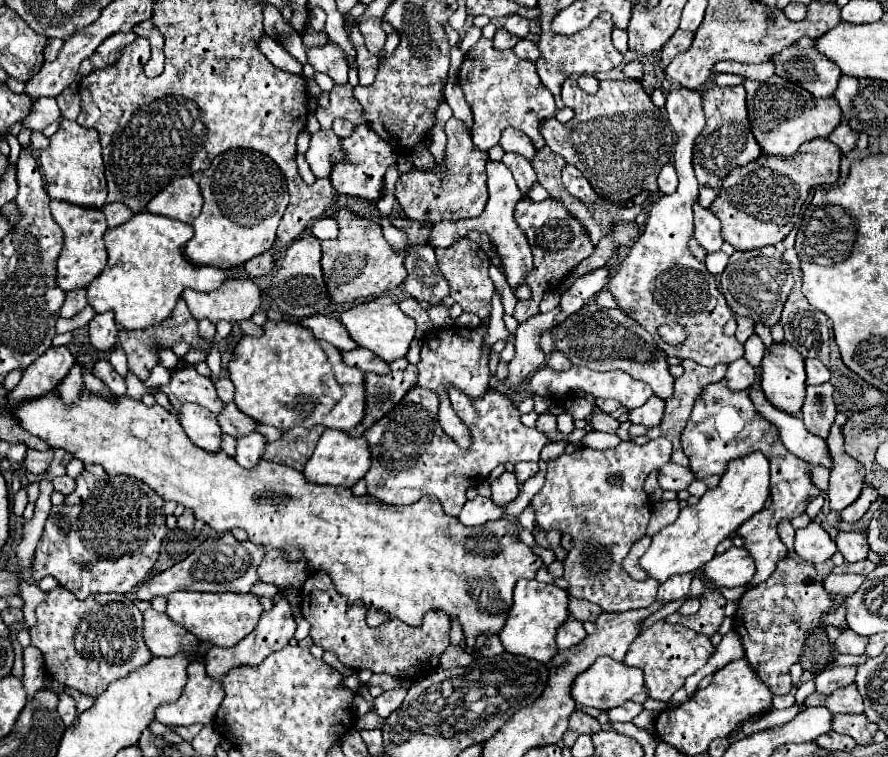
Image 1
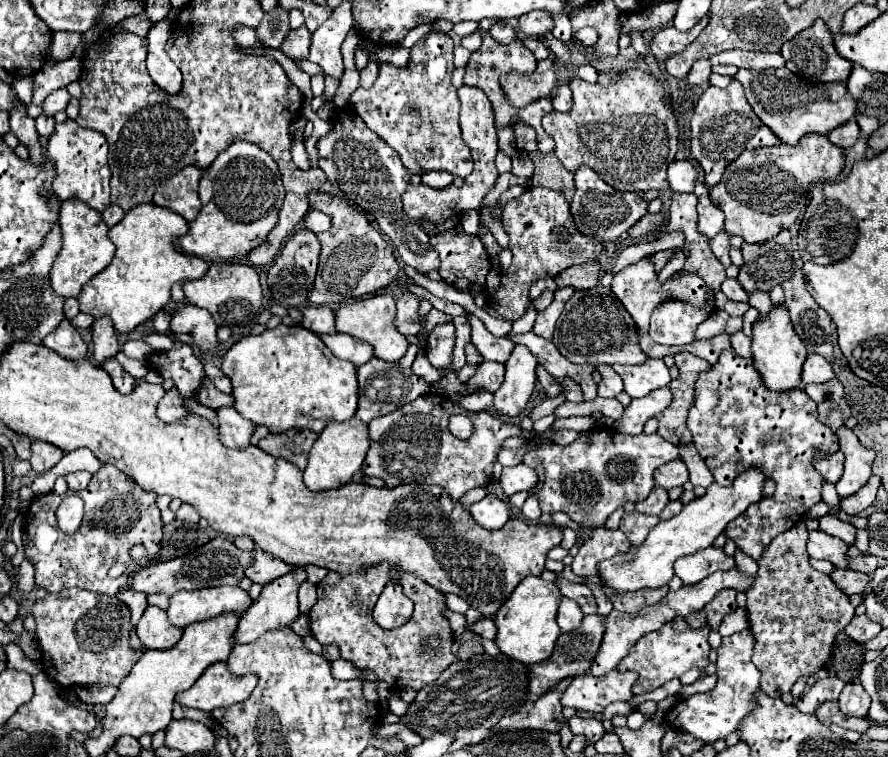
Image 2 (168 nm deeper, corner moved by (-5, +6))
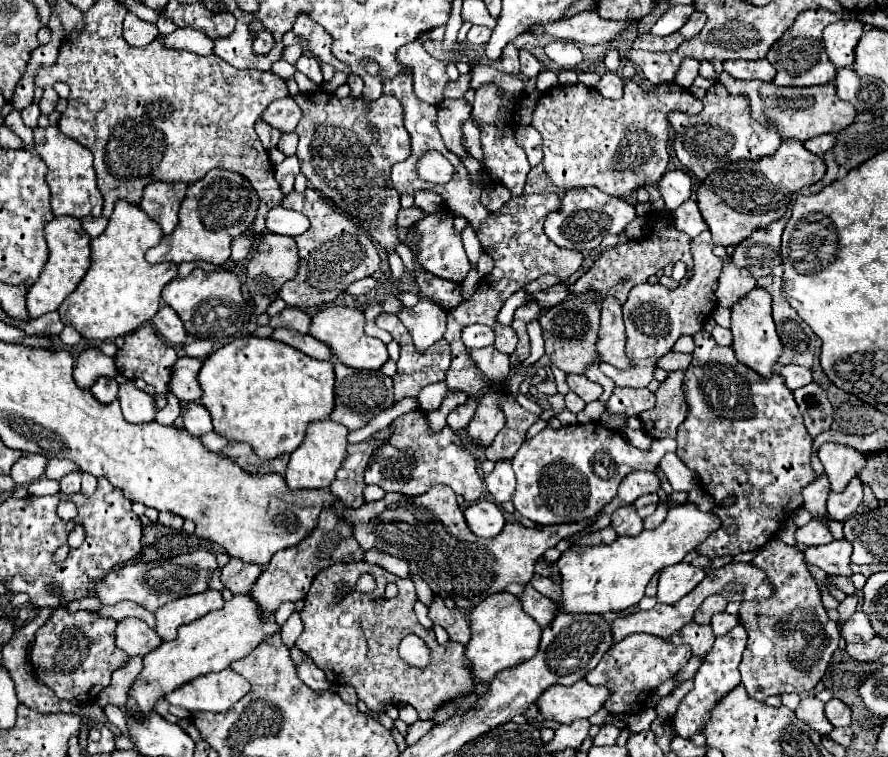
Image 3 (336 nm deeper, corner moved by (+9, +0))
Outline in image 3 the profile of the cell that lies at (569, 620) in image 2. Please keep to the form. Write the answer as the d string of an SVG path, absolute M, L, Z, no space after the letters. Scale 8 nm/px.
M528 584L526 590L520 594L520 600L522 600L522 608L524 608L542 628L546 628L546 626L556 618L556 614L558 614L558 606L556 606L550 598L542 596L540 592L536 592L530 584Z

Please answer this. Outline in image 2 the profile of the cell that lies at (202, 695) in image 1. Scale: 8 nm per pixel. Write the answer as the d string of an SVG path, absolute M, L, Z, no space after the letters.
M218 662L212 664L190 690L180 692L176 700L182 706L212 712L214 708L244 702L256 688L256 684L258 684L256 674L234 676L224 662Z

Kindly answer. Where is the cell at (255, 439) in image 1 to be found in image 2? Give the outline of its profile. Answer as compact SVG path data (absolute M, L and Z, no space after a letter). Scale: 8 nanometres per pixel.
M222 406L216 410L218 418L218 436L224 446L230 448L246 448L250 444L250 436L254 432L254 424L242 418L234 408Z

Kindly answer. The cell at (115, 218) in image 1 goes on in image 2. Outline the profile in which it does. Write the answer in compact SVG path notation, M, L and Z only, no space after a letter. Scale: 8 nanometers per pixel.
M112 204L110 208L106 208L106 210L102 212L102 218L104 218L104 222L106 222L108 226L114 226L114 224L118 224L118 222L124 218L124 210L122 210L120 206Z

